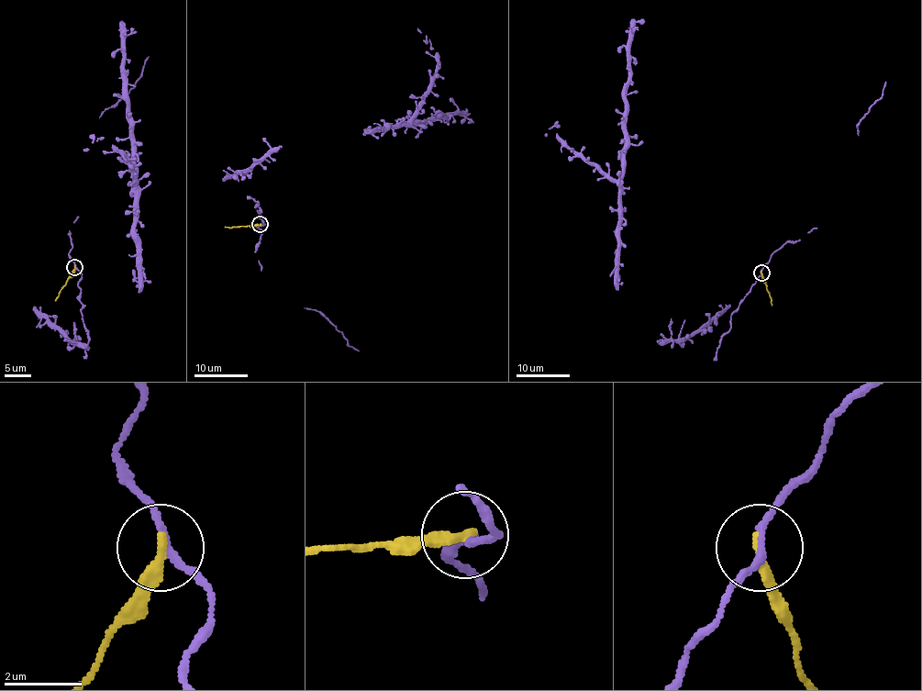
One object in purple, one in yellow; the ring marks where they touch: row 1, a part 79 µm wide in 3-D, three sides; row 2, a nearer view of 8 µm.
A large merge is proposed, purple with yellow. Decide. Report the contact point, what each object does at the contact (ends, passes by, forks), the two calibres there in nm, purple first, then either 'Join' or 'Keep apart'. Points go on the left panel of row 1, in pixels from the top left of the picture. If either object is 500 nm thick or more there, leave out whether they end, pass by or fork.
Place: (74, 267). At the ring purple passes by. At the ring yellow ends. Thickness 170 nm (purple) against 280 nm. Keep apart

